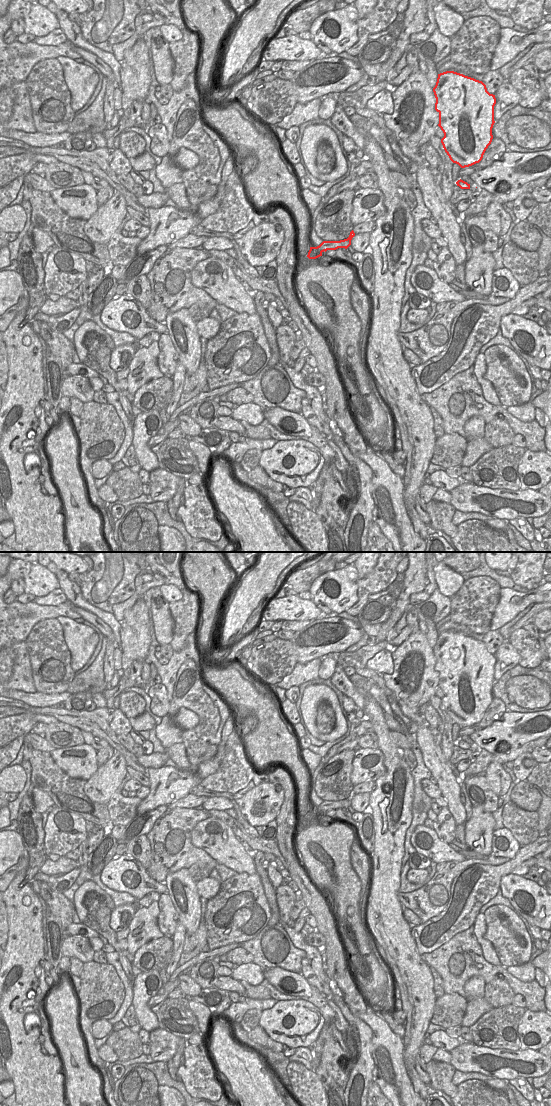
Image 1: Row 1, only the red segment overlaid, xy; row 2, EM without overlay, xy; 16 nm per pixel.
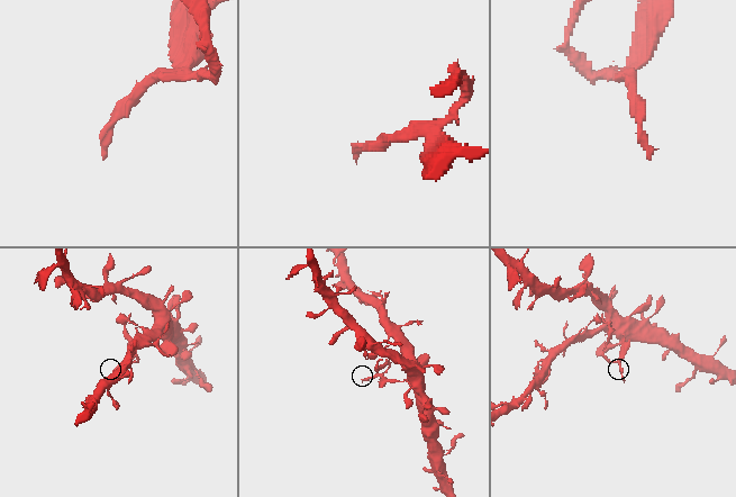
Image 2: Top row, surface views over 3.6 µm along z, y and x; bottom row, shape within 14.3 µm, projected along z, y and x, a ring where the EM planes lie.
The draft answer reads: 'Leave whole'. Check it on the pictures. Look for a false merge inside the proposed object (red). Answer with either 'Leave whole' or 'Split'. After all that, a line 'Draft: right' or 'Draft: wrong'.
Split
Draft: wrong

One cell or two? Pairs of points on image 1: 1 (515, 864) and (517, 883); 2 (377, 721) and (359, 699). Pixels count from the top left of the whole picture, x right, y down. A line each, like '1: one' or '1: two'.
1: two
2: two

